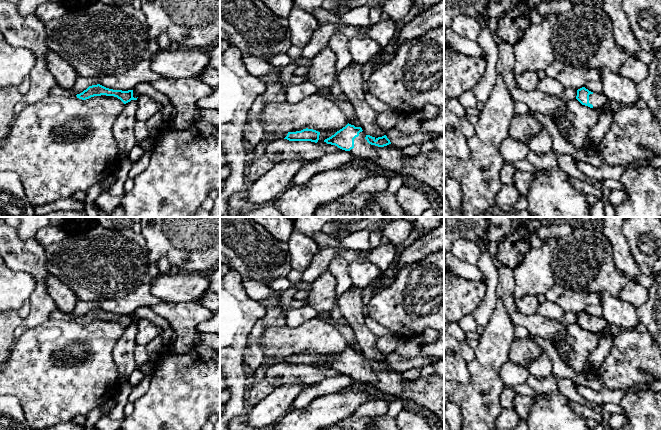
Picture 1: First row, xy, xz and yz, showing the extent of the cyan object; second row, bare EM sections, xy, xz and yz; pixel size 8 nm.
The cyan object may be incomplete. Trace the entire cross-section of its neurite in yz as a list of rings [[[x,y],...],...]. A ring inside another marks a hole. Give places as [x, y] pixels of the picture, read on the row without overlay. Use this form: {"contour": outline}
{"contour": [[[585,311],[577,314],[576,323],[582,329],[590,332],[601,332],[604,328],[609,326],[609,323],[603,317],[593,317]]]}

